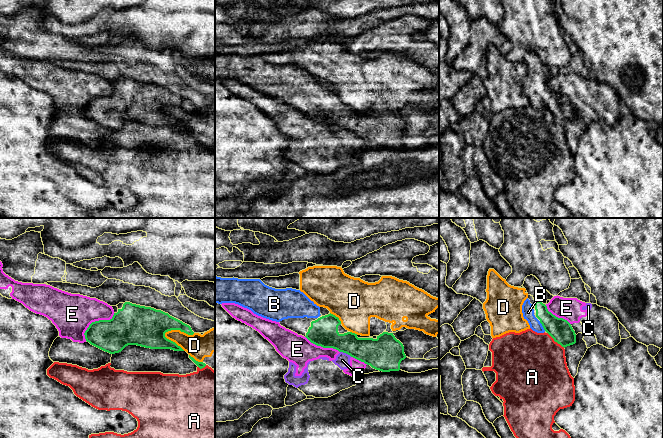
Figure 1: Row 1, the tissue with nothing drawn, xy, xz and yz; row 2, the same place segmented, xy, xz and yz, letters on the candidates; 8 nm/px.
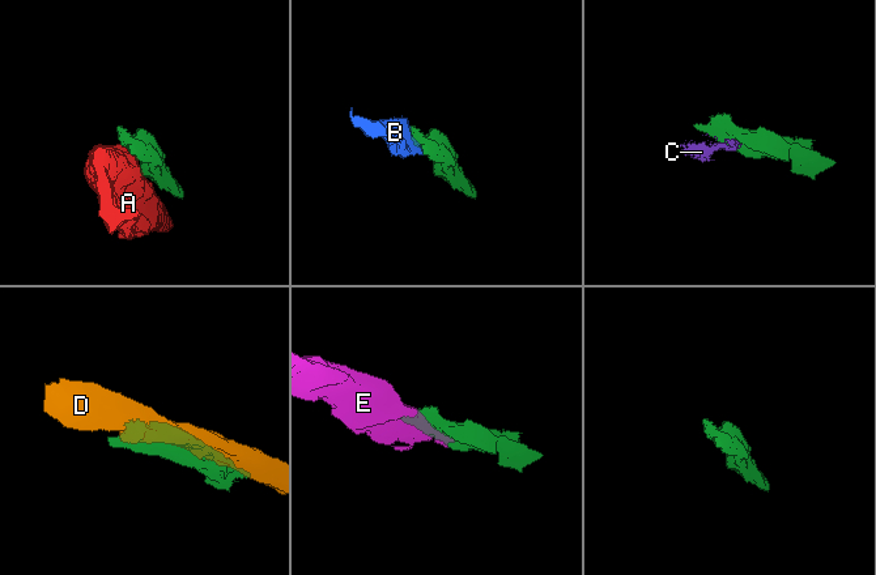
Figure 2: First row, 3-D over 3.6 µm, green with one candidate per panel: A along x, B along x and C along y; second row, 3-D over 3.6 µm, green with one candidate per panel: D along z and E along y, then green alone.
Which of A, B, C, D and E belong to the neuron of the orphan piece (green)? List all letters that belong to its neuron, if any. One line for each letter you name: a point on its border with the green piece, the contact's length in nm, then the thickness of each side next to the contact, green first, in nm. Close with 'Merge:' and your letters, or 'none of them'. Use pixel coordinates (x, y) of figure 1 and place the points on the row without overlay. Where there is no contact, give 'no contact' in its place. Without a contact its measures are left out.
B: contact yz (542, 101); length 90 nm; calibres 180 and 100 nm
Merge: B

